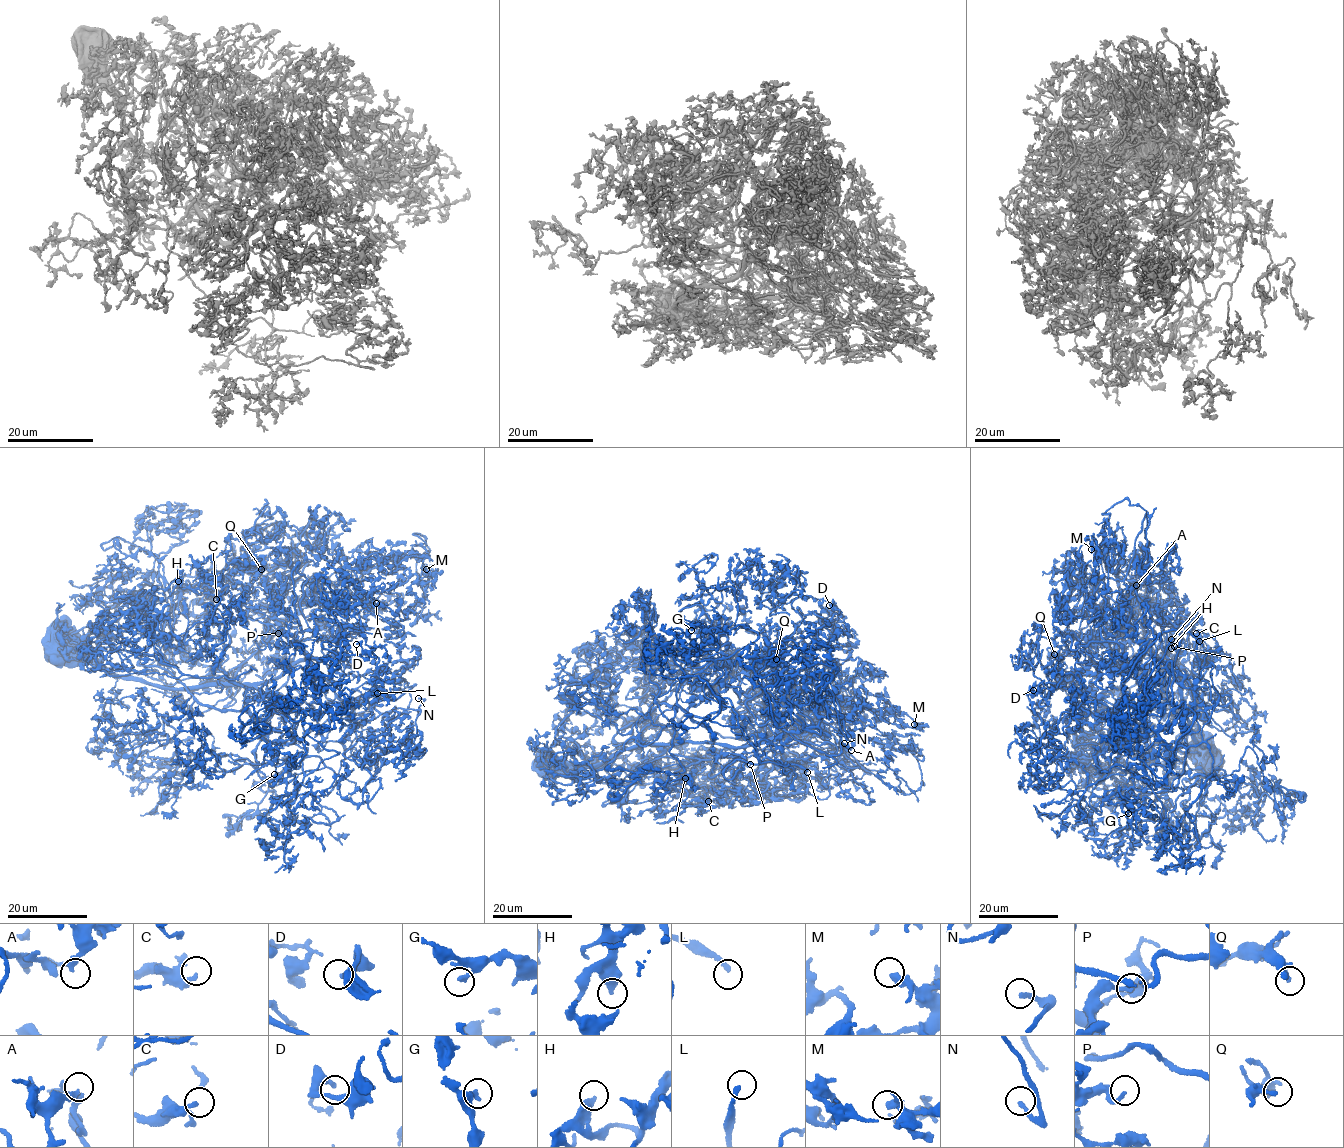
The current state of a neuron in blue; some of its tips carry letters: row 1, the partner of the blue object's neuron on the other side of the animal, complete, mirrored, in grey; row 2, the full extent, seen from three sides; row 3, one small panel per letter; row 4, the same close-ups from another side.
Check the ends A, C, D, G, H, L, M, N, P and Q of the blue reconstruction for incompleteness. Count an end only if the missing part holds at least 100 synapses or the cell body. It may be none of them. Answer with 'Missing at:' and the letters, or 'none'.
Missing at: A, H, L

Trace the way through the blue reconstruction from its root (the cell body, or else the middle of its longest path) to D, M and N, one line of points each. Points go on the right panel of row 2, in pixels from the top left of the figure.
D: (1206, 752), (1215, 749), (1190, 731), (1162, 659), (1110, 707), (1059, 687), (1042, 706), (1053, 690), (1033, 690)
M: (1206, 752), (1215, 749), (1190, 731), (1171, 671), (1121, 654), (1132, 609), (1095, 589), (1091, 549)
N: (1206, 752), (1215, 749), (1190, 731), (1162, 659), (1144, 684), (1166, 682), (1154, 663), (1171, 639)

